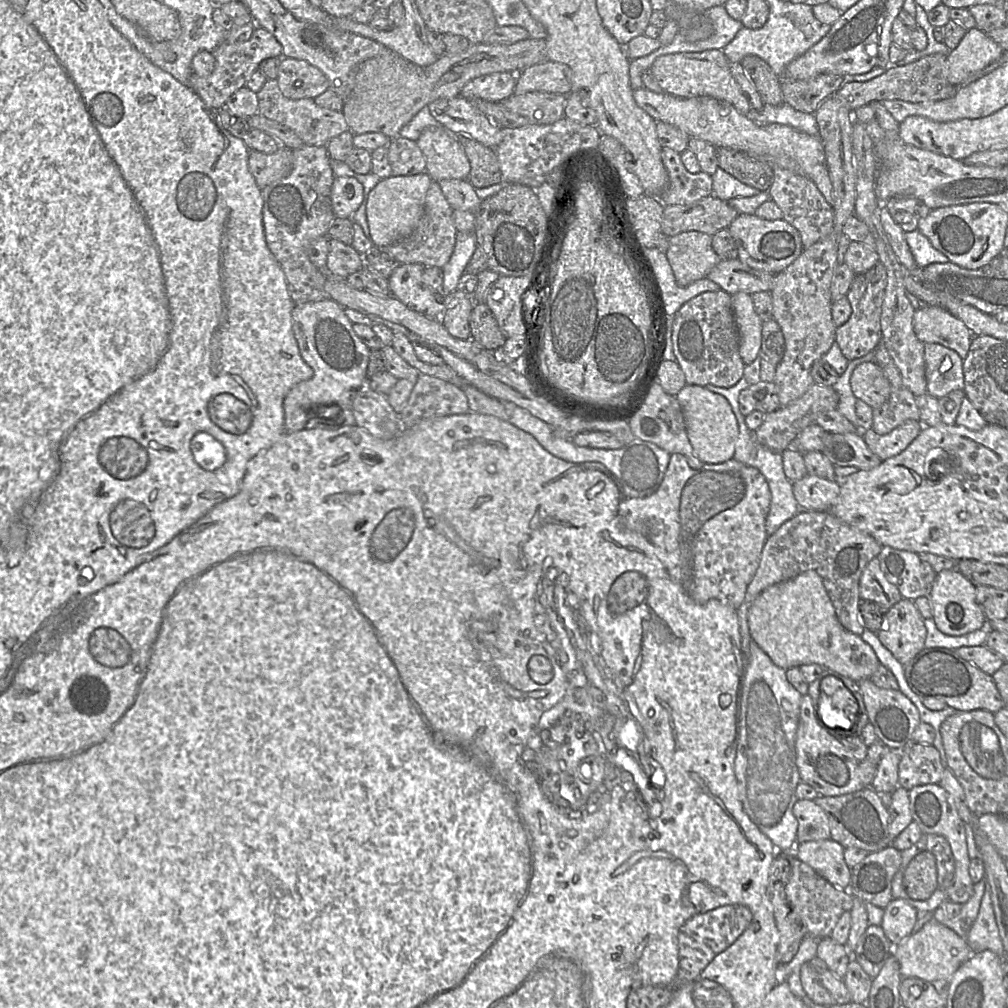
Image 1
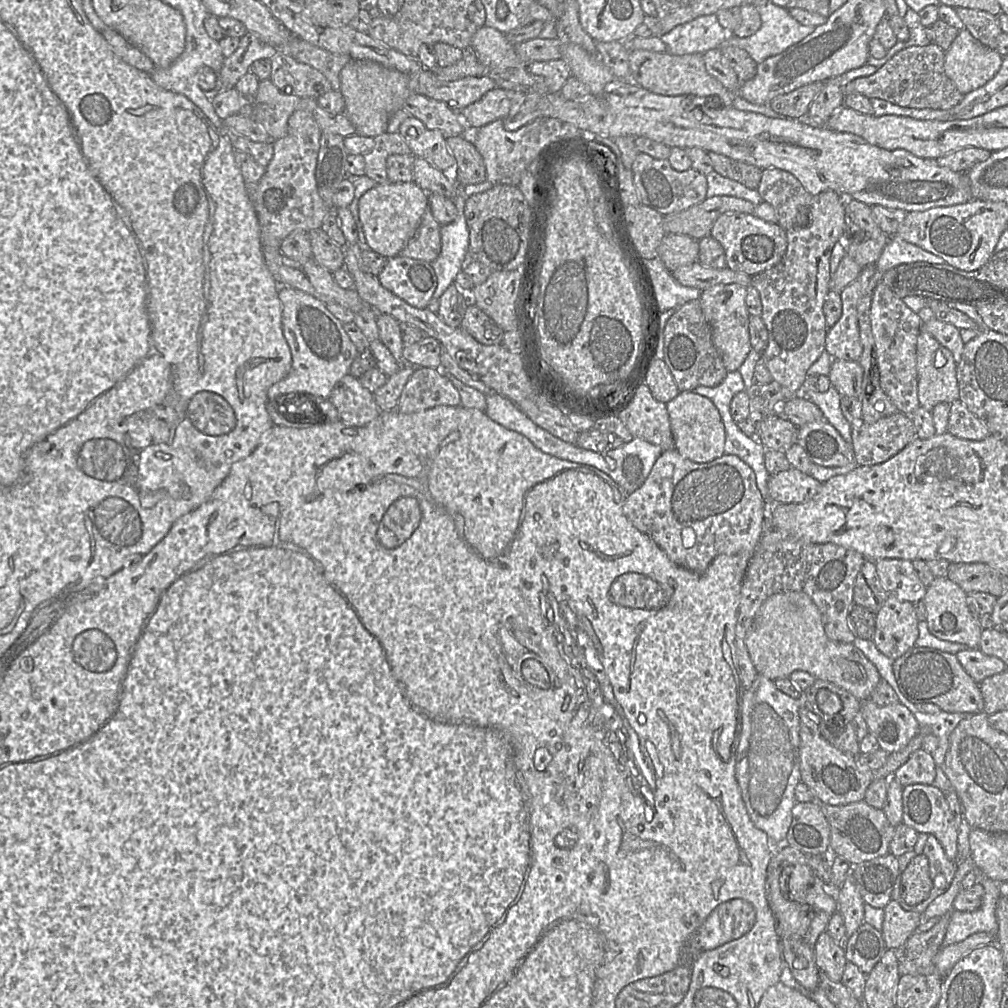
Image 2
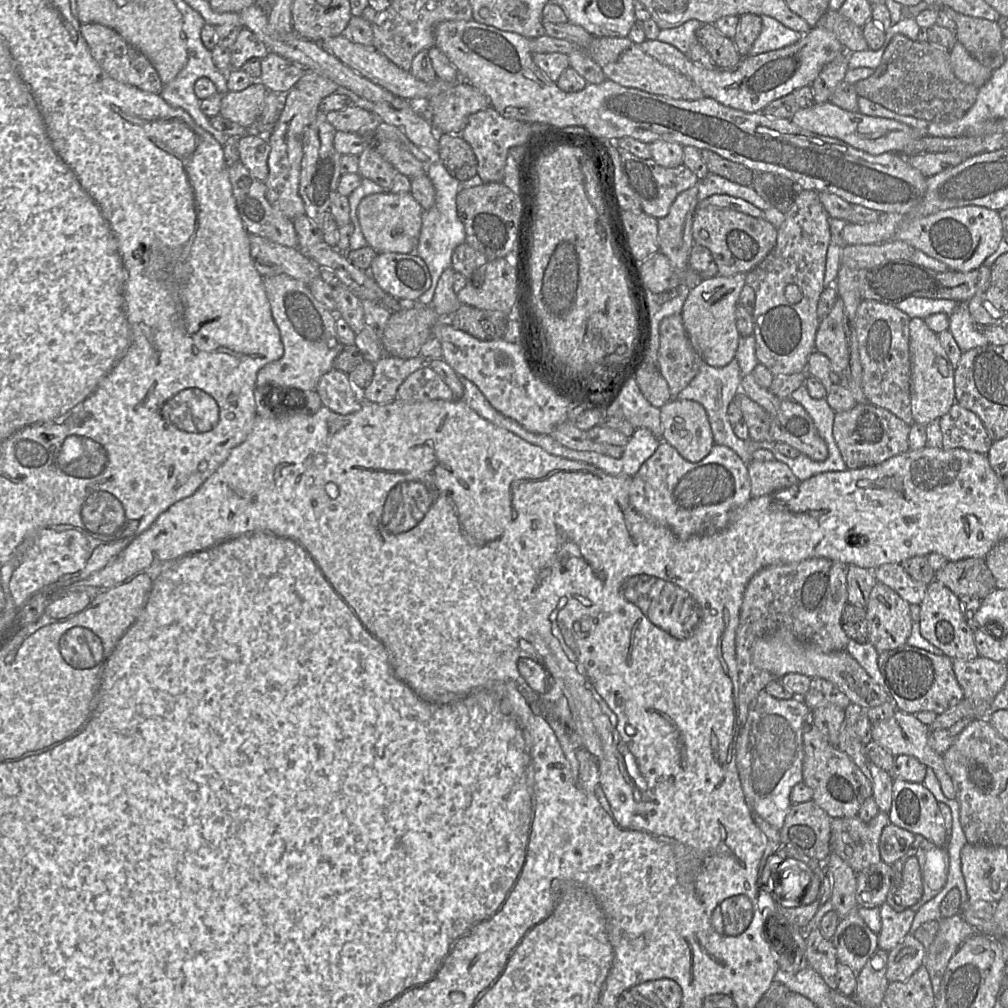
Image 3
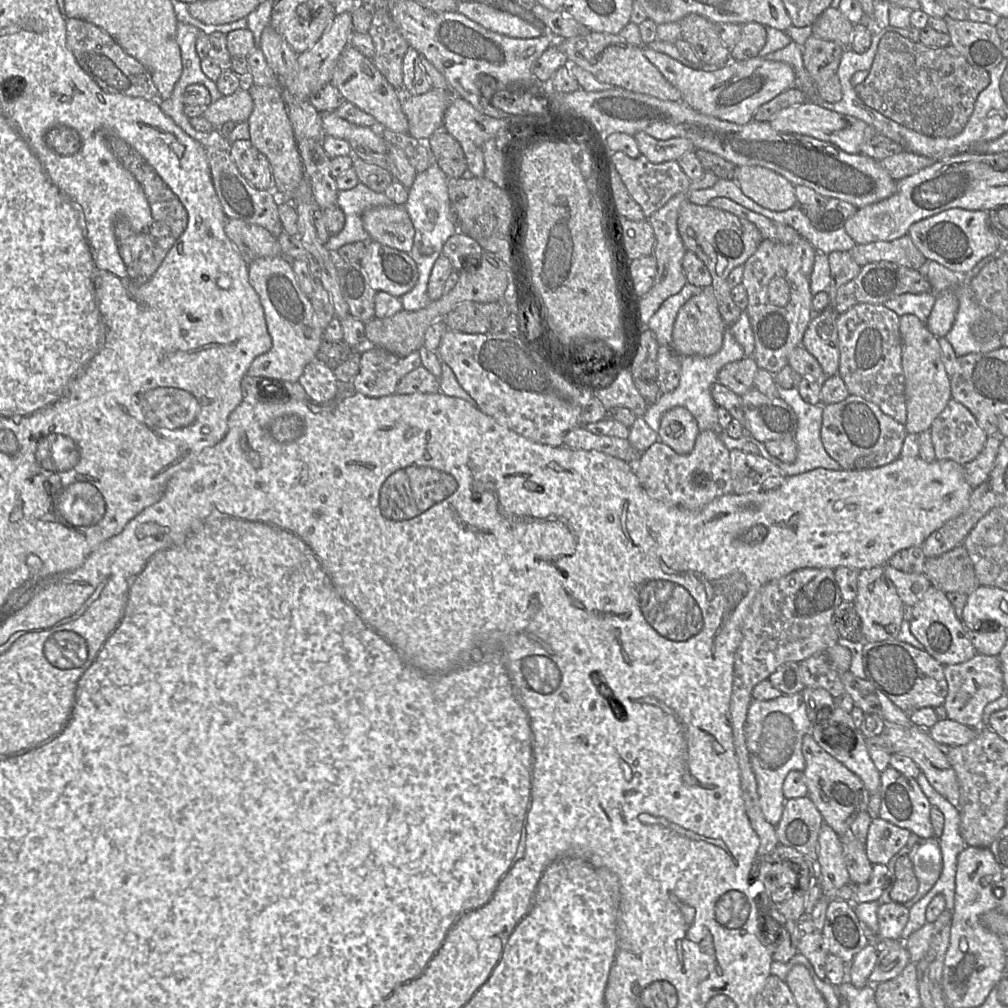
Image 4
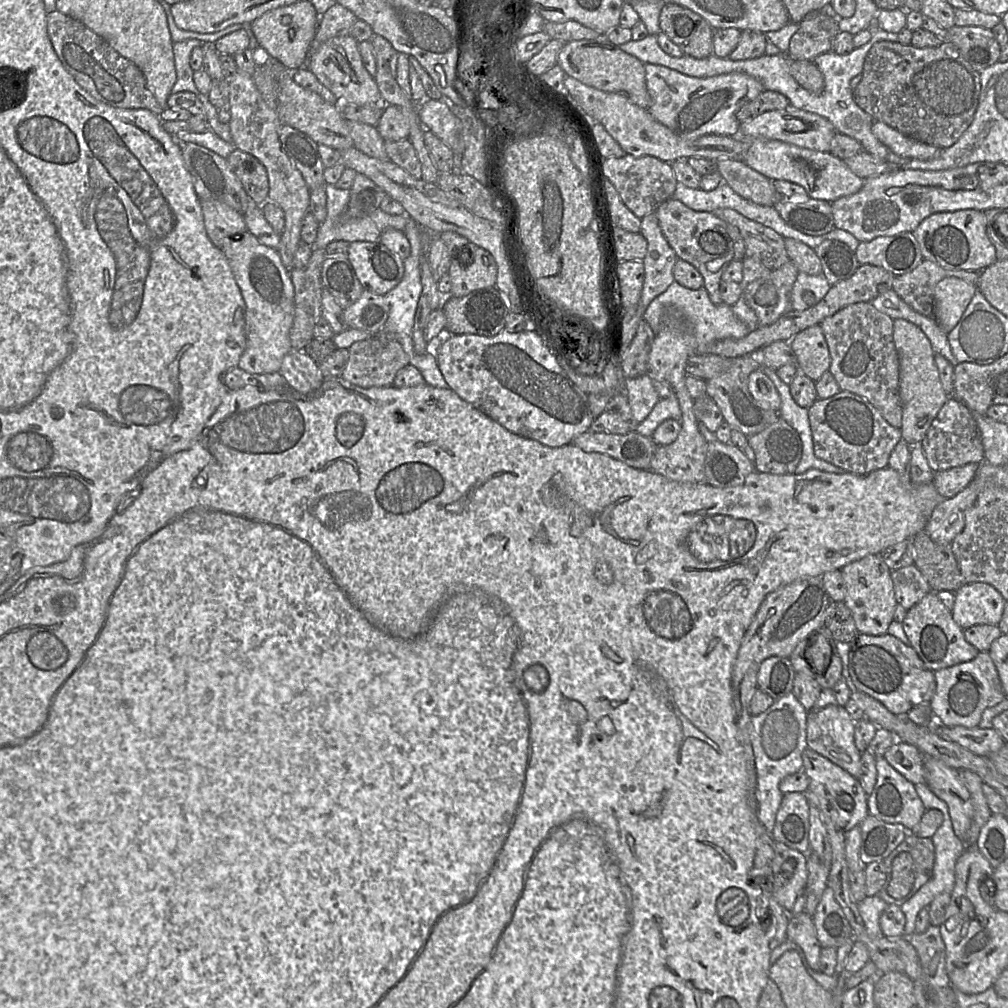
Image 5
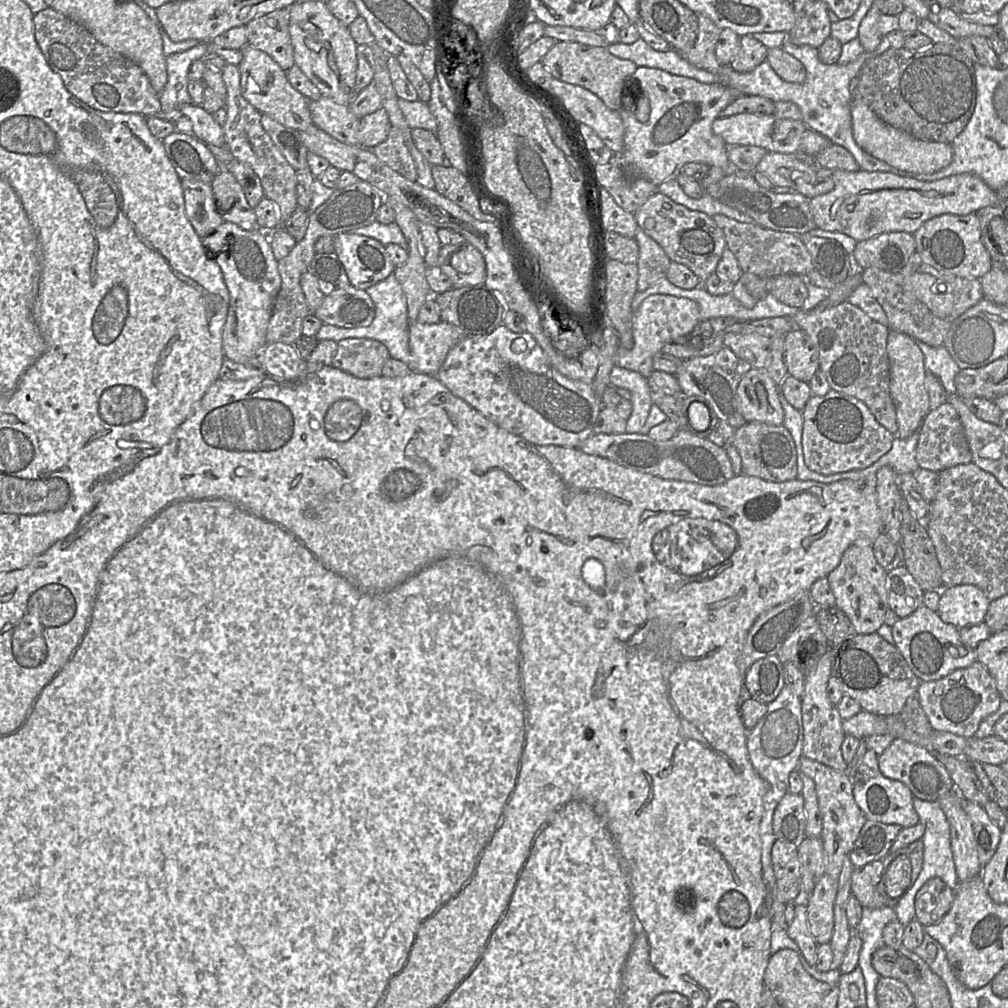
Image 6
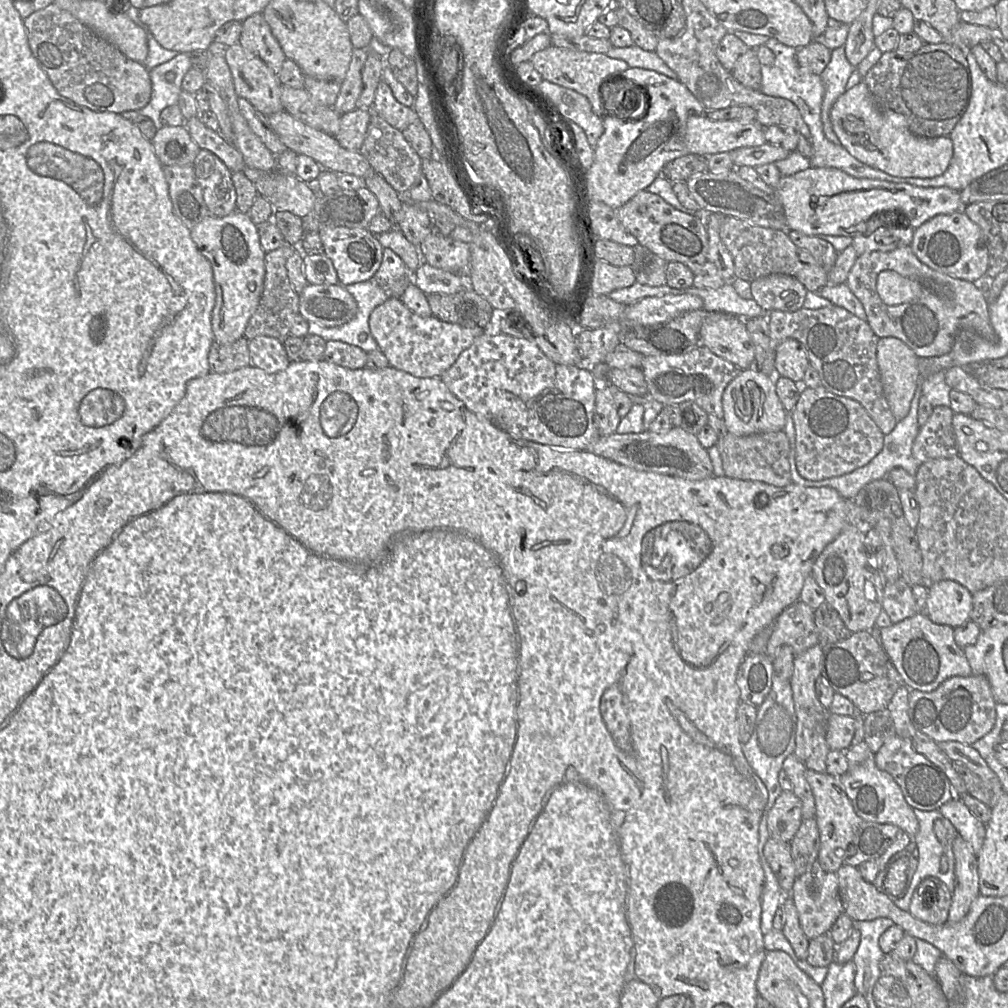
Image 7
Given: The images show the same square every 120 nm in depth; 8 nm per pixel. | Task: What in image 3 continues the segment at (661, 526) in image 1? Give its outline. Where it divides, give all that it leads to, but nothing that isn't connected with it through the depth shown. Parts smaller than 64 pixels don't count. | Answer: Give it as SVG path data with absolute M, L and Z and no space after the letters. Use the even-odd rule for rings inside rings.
M665 441L660 444L633 476L629 489L631 506L646 518L668 527L681 540L694 535L714 534L723 530L731 513L745 505L751 496L751 481L747 465L732 449L714 444L710 453L699 462L685 460L678 451Z

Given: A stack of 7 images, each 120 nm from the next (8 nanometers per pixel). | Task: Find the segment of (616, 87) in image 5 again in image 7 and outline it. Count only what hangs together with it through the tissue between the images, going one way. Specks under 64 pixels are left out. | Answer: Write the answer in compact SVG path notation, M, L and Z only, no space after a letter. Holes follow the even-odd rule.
M552 44L536 52L529 61L540 73L542 79L572 89L585 96L592 111L600 118L608 115L600 92L601 85L629 68L625 61L612 59L606 54L559 48Z

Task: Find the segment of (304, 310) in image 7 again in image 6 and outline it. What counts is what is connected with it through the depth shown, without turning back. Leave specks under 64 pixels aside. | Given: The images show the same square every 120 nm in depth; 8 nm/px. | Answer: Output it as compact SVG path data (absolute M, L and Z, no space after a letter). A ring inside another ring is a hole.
M351 285L325 296L321 306L313 313L323 324L340 328L367 327L373 322L375 314L375 305L366 291Z

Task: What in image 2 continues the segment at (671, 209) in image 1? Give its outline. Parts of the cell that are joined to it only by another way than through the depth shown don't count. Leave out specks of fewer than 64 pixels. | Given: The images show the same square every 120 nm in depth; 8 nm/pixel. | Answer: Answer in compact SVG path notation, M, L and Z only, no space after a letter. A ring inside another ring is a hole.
M713 196L681 212L664 216L666 233L684 234L695 240L710 235L715 221L723 214L754 214L756 206L733 196Z

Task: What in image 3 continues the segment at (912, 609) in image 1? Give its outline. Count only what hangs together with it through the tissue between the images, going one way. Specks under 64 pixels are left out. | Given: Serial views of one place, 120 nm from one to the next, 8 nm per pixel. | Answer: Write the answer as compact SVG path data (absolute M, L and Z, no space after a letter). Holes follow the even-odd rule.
M877 582L865 607L869 642L880 653L906 644L912 631L910 604Z

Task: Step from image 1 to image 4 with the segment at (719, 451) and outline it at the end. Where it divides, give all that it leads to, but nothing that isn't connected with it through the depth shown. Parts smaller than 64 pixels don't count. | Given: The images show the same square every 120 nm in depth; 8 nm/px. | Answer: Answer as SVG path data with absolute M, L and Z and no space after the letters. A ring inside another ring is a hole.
M677 406L664 413L657 433L661 442L686 455L693 450L700 429L690 411Z

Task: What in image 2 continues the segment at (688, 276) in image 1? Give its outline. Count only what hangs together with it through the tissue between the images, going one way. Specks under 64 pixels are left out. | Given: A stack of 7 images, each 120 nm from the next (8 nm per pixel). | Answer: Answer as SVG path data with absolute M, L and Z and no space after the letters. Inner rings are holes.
M666 233L658 248L658 256L666 268L676 269L698 262L699 240L684 234Z

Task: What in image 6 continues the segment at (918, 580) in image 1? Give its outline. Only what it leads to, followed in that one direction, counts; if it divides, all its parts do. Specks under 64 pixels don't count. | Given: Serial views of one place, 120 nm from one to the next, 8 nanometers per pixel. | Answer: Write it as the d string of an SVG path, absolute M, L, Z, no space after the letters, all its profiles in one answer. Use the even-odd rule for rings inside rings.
M904 565L887 573L889 609L902 619L923 604L924 591Z

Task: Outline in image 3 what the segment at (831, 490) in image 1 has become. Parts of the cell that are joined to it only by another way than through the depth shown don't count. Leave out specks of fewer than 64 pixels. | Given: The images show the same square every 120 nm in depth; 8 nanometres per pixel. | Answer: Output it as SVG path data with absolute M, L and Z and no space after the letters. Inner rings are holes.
M752 460L747 464L752 498L761 497L799 484L799 479L783 462Z

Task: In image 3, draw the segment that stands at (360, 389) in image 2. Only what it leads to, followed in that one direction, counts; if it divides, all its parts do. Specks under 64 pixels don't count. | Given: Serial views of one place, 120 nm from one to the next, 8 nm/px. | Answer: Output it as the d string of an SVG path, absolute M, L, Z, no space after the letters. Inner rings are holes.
M337 369L330 370L320 378L315 392L324 407L342 415L360 410L364 401L348 375Z

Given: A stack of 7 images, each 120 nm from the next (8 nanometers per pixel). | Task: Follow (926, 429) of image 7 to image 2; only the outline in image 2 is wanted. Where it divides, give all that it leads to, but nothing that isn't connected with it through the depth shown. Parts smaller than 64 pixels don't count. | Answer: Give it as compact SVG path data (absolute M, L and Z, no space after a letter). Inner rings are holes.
M958 398L951 403L947 432L955 437L981 441L990 435L986 425Z

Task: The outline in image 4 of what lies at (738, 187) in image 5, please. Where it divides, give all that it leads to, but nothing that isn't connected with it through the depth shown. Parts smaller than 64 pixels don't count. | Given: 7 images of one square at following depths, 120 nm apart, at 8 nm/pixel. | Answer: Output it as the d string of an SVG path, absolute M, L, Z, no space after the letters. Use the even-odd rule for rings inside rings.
M737 166L734 181L747 197L766 209L785 211L798 205L795 185L767 168Z

